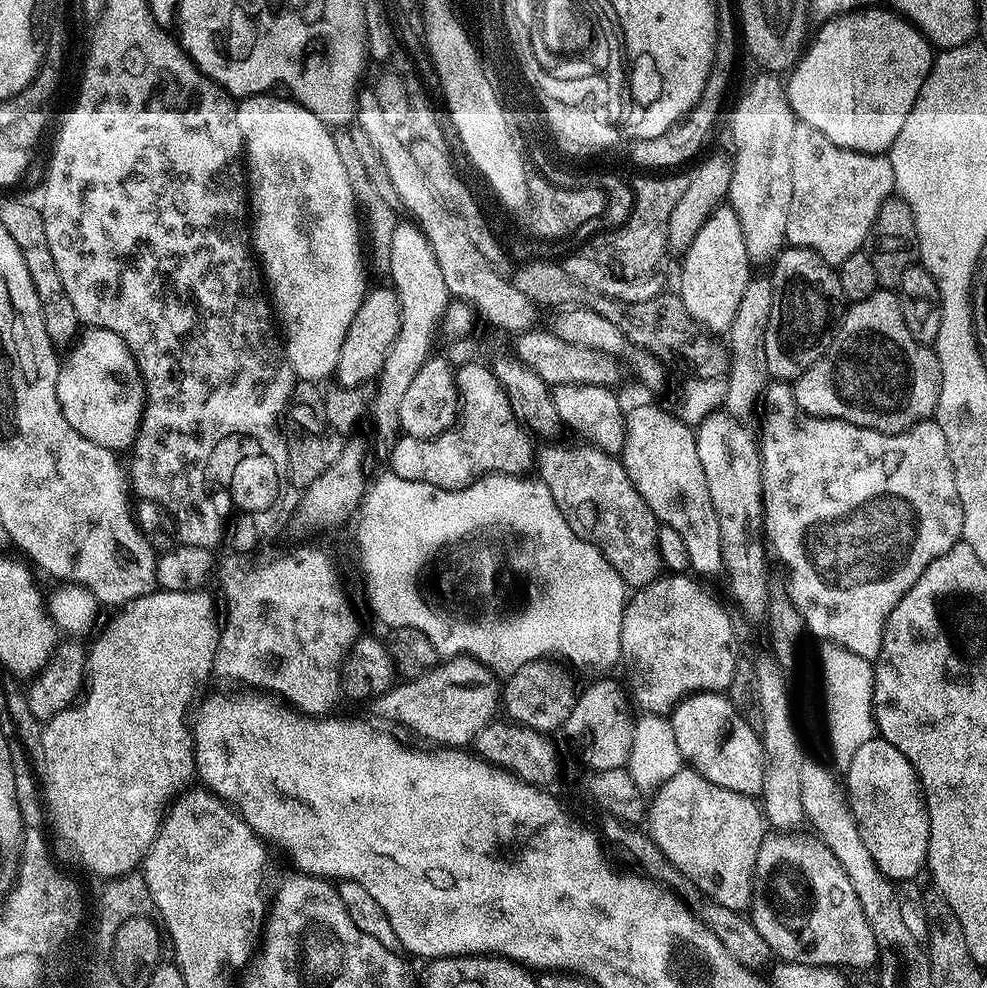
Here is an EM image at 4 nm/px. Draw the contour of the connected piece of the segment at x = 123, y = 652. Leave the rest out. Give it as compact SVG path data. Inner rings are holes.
M157 590L146 594L137 600L131 600L123 605L120 612L100 632L100 637L93 642L92 648L87 649L88 666L86 669L86 691L82 698L77 699L71 708L62 710L62 714L54 714L43 725L45 756L48 758L48 780L42 784L42 800L50 813L50 820L56 823L56 828L76 847L78 855L84 859L84 864L92 872L97 872L103 878L115 878L125 875L143 861L144 855L160 833L160 824L164 821L166 809L170 801L179 796L193 783L197 775L196 770L196 742L194 728L189 722L188 711L197 703L196 691L200 684L208 680L208 675L213 675L216 667L216 651L220 645L221 621L218 619L218 608L212 605L212 600L207 596L207 591L194 592L165 592Z

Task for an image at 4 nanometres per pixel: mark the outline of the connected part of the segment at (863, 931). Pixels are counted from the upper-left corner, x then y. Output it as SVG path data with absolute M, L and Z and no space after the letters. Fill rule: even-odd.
M810 868L806 870L810 882L818 886L814 890L814 910L808 928L808 954L802 954L796 938L776 920L774 912L768 906L768 900L756 892L753 893L750 905L750 919L753 926L766 938L766 946L770 946L773 957L780 960L789 960L799 964L817 964L835 970L844 968L868 968L877 963L876 943L874 930L870 930L870 922L866 922L866 914L862 914L862 902L858 902L858 894L854 894L854 886L846 888L848 892L838 892L836 886L828 884L828 872L816 872Z

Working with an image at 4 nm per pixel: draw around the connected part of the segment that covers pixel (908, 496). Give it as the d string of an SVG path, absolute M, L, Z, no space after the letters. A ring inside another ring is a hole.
M772 382L769 383L768 389L764 391L762 397L762 412L764 408L764 421L760 424L760 434L758 432L758 445L760 451L760 464L761 464L761 490L763 492L763 535L766 537L766 544L773 552L776 551L776 556L782 563L788 567L788 593L786 593L787 599L790 601L793 608L796 610L797 616L804 621L805 629L809 633L813 632L817 636L817 641L827 642L830 644L837 644L840 648L845 648L847 652L852 653L858 658L863 660L875 661L876 655L880 653L880 647L882 646L882 634L884 633L884 627L886 622L890 618L890 614L894 610L894 606L898 606L898 602L906 594L906 590L910 590L914 586L914 582L918 582L918 578L922 578L922 570L926 570L926 566L930 566L930 562L934 562L934 558L938 558L942 554L946 554L946 550L950 550L950 546L961 543L964 527L962 526L962 518L964 517L964 511L962 510L962 502L958 498L958 482L954 478L954 462L950 458L950 446L946 442L946 434L942 434L942 426L936 424L935 419L929 418L920 421L919 424L915 424L912 428L909 428L906 432L875 432L869 428L861 428L857 424L851 424L845 420L824 420L820 416L808 416L798 406L798 402L794 398L791 387L784 382Z

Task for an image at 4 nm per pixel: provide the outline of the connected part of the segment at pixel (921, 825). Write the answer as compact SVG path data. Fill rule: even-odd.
M873 738L854 753L854 758L850 758L850 766L843 773L842 783L848 794L852 817L866 850L870 850L870 858L874 858L874 866L882 870L887 880L915 881L918 877L916 875L923 873L926 868L930 826L924 793L920 790L920 779L906 754L890 746L890 742ZM883 792L889 821L876 813L880 808L880 800L876 796Z

